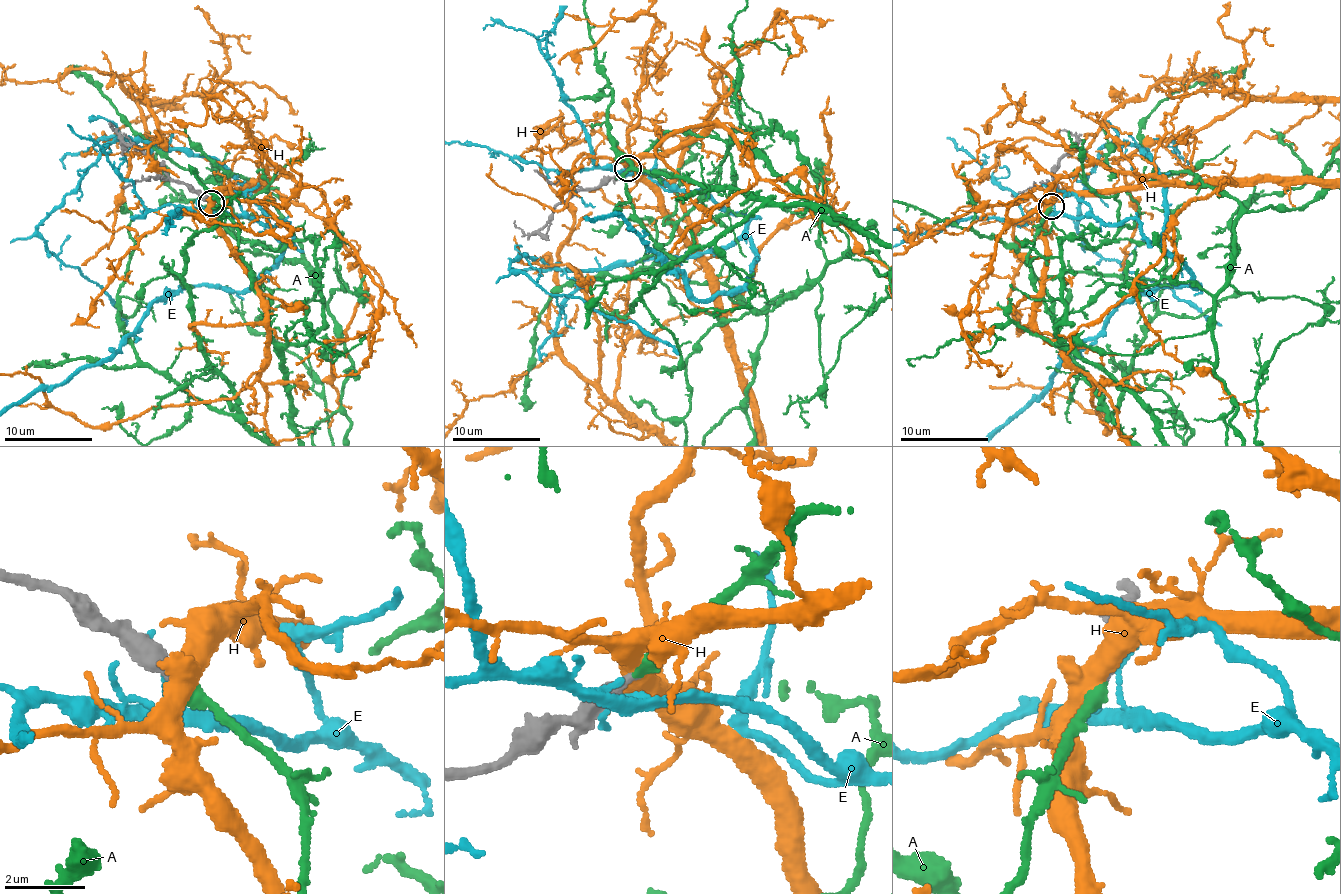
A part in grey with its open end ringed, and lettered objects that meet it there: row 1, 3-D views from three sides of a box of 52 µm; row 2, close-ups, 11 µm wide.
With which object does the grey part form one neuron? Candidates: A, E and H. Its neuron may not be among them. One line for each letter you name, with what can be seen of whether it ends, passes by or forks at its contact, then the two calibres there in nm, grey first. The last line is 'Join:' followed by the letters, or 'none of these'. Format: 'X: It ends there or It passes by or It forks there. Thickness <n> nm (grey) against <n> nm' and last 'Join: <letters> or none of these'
A: It ends there. Thickness 400 nm (grey) against 360 nm
Join: A

